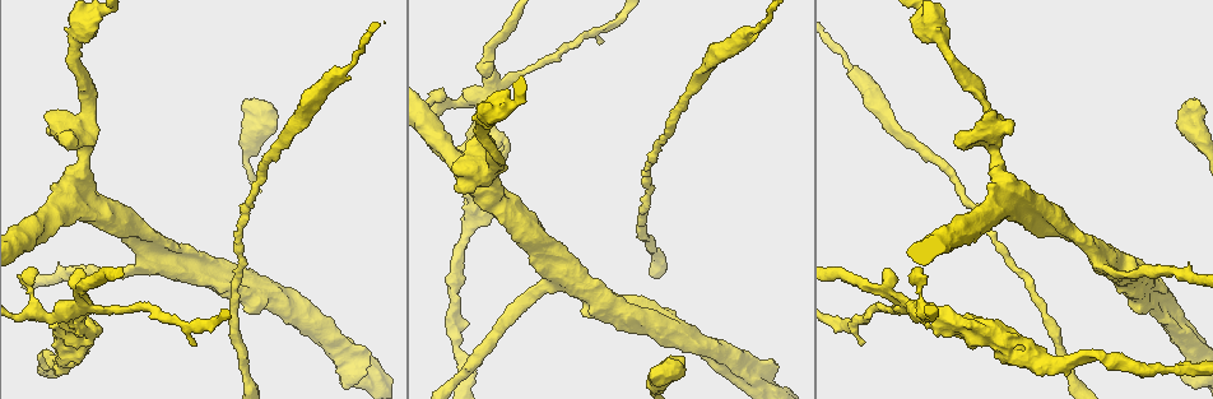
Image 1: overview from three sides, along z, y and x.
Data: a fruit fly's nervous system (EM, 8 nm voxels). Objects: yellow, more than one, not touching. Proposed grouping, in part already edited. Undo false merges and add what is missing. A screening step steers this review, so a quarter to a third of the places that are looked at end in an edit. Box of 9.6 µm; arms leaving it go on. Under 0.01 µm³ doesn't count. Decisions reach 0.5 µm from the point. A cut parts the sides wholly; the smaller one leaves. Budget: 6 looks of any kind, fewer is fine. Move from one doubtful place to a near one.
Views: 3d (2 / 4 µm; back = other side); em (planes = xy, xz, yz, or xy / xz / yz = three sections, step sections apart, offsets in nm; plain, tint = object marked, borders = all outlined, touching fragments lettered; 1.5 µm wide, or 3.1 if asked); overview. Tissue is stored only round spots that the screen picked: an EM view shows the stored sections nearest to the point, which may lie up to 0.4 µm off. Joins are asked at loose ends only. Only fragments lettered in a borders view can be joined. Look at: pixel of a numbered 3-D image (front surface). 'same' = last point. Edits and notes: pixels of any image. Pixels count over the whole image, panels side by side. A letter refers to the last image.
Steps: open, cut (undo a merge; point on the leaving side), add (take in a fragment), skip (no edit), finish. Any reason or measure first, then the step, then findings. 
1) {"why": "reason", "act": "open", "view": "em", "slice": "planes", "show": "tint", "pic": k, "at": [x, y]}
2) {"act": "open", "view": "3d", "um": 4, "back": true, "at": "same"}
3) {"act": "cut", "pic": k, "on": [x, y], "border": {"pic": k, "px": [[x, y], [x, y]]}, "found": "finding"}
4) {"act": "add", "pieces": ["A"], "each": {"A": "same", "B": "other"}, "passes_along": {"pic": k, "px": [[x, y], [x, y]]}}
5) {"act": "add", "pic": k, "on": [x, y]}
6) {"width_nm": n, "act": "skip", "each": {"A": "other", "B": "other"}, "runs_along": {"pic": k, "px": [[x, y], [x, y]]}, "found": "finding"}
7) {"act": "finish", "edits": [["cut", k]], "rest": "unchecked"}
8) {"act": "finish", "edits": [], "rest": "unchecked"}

{"why": "thick end", "act": "open", "view": "em", "slice": "planes", "show": "borders", "pic": 1, "at": [654, 381]}

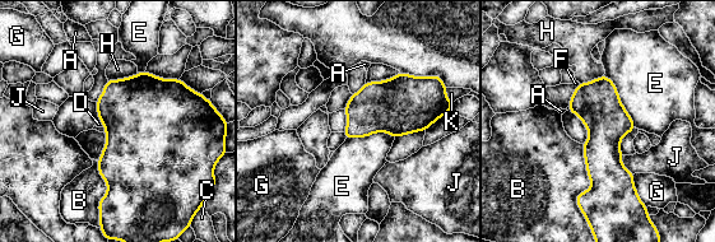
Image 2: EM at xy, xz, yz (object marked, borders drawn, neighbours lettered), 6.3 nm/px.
{"act": "skip", "each": {"A": "other", "B": "other", "C": "other", "D": "other", "E": "other", "F": "other", "G": "other", "H": "other", "J": "other", "K": "other"}, "found": "no lettered fragment goes on from it"}

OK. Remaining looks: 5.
{"why": "sudden change in width", "act": "open", "view": "em", "slice": "xy", "step": 4, "show": "tint", "pic": 1, "at": [470, 218]}

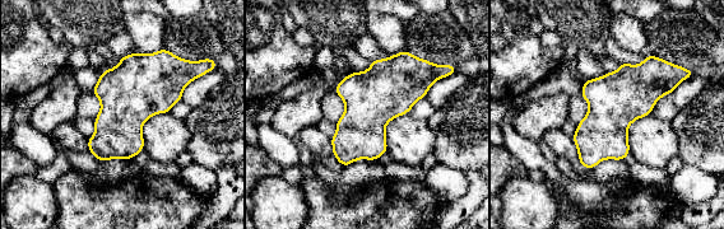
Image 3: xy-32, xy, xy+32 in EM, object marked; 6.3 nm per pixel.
{"act": "open", "view": "em", "slice": "planes", "show": "borders", "at": "same"}

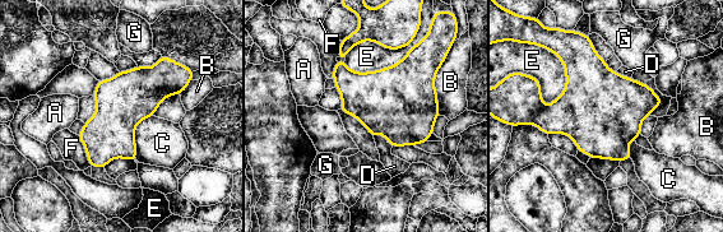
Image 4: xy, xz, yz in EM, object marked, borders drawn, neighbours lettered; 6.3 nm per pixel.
{"act": "skip", "each": {"A": "other", "B": "other", "C": "other", "D": "other", "E": "other", "F": "other", "G": "other"}, "border": {"pic": 4, "px": [[152, 115], [135, 128], [135, 158]]}, "found": "all the same neuron"}

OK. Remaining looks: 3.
{"why": "calibre changes", "act": "open", "view": "em", "slice": "planes", "show": "plain", "pic": 1, "at": [483, 100]}

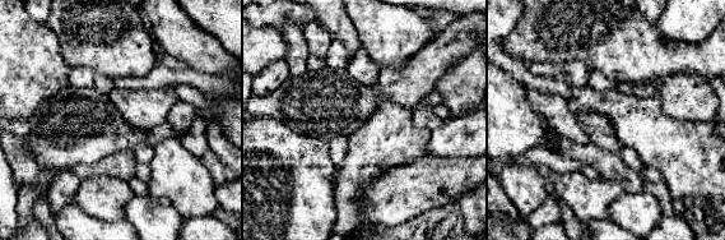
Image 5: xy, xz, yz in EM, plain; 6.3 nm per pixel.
{"why": "what lies round it", "act": "open", "view": "em", "slice": "planes", "show": "borders", "at": "same"}

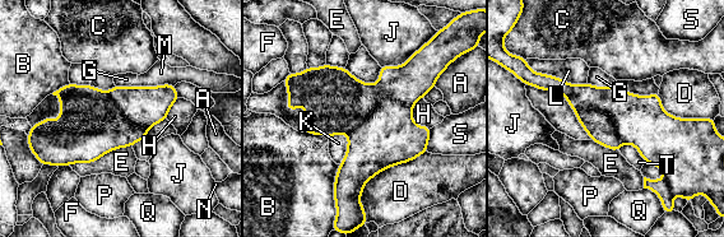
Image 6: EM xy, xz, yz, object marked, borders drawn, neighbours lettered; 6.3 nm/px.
{"width_nm": 360, "act": "cut", "pic": 6, "on": [339, 102], "each": {"A": "other", "B": "other", "C": "other", "D": "other", "E": "other", "F": "other", "G": "other", "H": "other", "J": "other", "K": "other", "L": "other", "M": "other", "N": "other", "P": "other", "Q": "other", "S": "other", "T": "other"}, "border": {"pic": 6, "px": [[412, 105], [384, 98], [347, 134]]}, "found": "two neurons meet here"}

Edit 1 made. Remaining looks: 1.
{"act": "finish", "edits": [["cut", 6]], "rest": "unchecked"}

